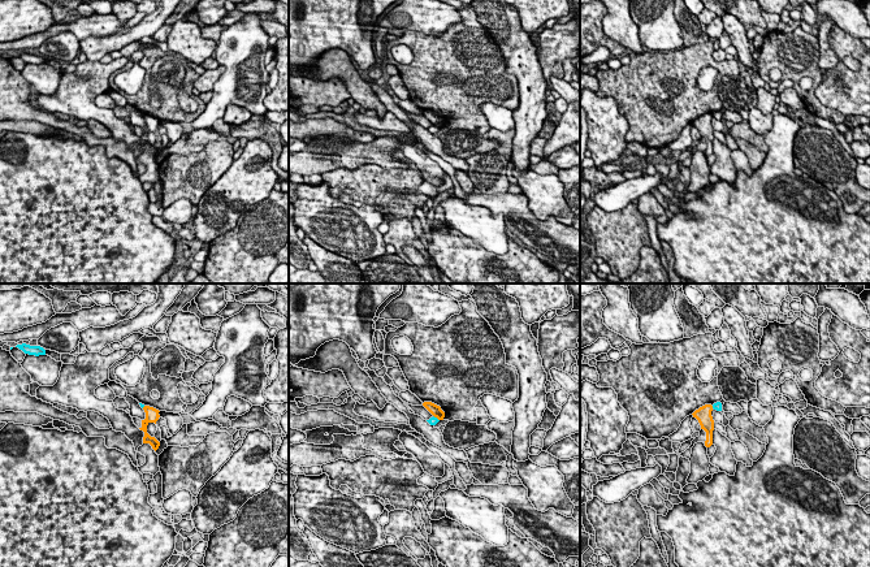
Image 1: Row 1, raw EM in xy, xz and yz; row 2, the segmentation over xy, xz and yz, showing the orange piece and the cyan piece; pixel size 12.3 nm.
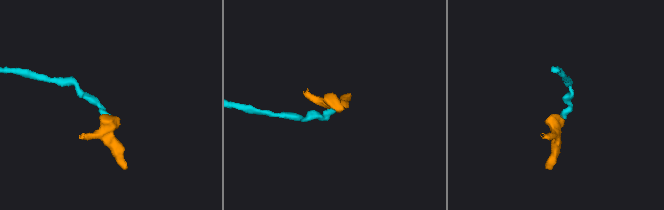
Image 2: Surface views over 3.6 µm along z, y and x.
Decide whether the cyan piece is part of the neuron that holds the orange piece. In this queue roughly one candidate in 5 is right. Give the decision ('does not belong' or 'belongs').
does not belong

